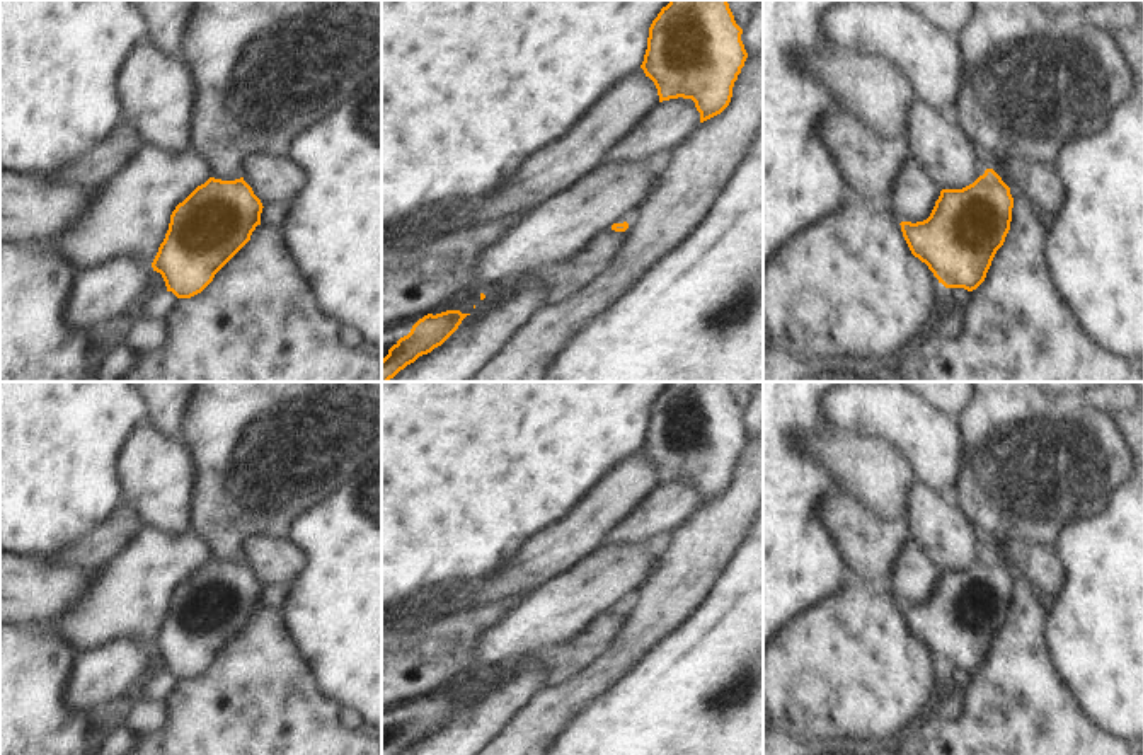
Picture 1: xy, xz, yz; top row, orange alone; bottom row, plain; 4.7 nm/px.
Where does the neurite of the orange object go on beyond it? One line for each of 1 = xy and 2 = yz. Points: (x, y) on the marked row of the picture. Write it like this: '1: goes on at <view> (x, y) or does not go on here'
1: does not go on here
2: does not go on here

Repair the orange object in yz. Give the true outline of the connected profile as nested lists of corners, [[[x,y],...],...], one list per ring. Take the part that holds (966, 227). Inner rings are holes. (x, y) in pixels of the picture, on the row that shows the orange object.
[[[986,169],[962,189],[942,189],[930,216],[923,222],[901,222],[903,237],[915,257],[928,266],[945,288],[976,290],[986,278],[997,251],[1010,230],[1014,198],[1010,187]]]

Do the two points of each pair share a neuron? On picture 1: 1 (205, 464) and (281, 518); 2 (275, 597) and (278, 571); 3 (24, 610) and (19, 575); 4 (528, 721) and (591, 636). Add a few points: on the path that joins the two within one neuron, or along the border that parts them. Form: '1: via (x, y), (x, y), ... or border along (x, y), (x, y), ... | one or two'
1: via (224, 467), (234, 472), (263, 500) | one
2: border along (290, 582), (264, 588) | two
3: via (24, 602), (19, 583) | one
4: border along (590, 663), (568, 680), (547, 687) | two

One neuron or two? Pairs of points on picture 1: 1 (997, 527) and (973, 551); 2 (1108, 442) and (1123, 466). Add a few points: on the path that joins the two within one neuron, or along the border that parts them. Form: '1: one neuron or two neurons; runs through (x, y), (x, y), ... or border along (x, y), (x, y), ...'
1: two neurons; border along (961, 508), (973, 527), (975, 537), (987, 549)
2: one neuron; runs through (1108, 447), (1118, 461)

